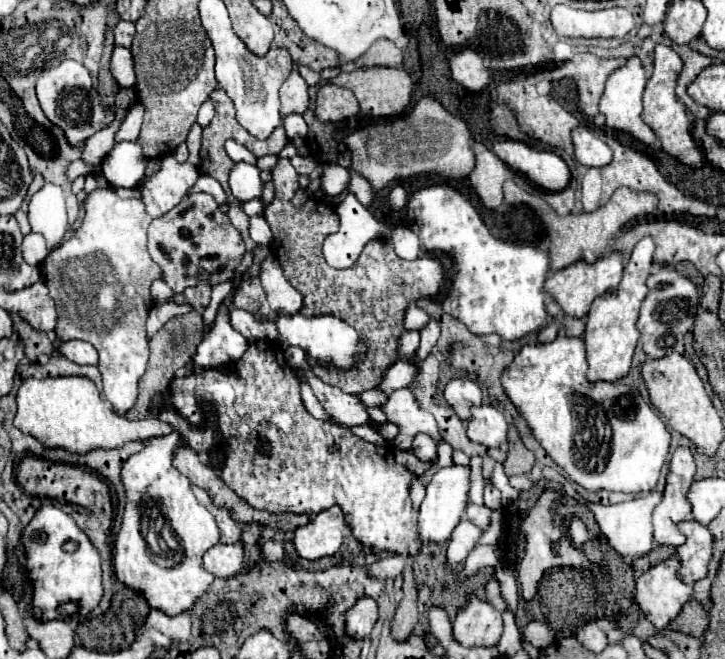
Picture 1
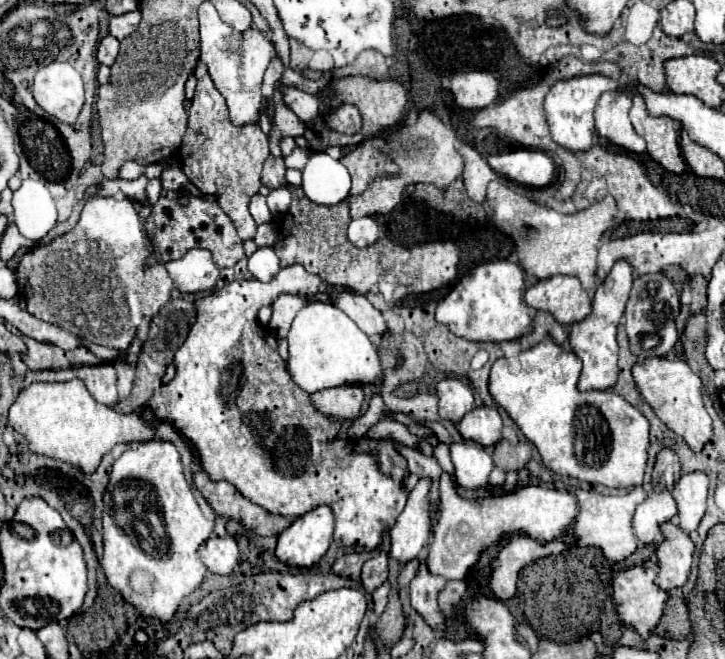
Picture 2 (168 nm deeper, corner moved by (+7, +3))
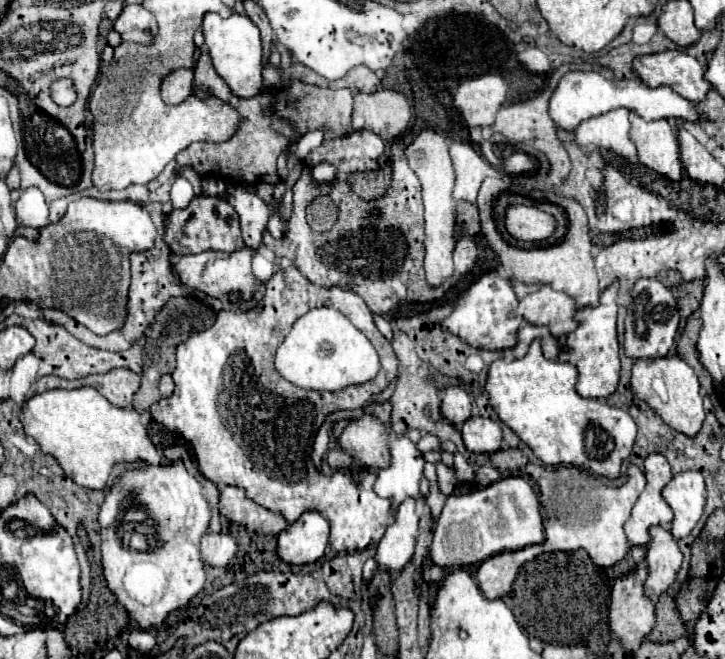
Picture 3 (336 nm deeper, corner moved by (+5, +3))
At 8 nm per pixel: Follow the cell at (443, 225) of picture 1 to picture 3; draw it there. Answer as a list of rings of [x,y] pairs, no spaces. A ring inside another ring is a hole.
[[[486,272],[476,284],[470,286],[470,290],[462,294],[462,298],[458,298],[454,312],[442,320],[442,328],[454,332],[456,336],[462,336],[462,340],[480,350],[514,348],[518,342],[516,332],[524,320],[516,314],[516,306],[518,298],[512,282],[506,278],[498,278],[494,272]]]

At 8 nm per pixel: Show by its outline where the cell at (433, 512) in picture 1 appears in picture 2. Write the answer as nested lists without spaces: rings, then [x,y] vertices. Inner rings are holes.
[[[422,478],[408,494],[406,508],[396,518],[396,524],[390,528],[390,550],[388,556],[406,564],[414,560],[432,538],[432,518],[428,512],[426,492],[430,490],[430,480]]]

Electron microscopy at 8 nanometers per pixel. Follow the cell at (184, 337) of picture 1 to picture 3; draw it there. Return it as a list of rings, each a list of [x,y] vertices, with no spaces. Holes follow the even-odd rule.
[[[178,296],[178,298],[170,298],[162,310],[158,312],[154,324],[150,326],[150,334],[146,336],[146,352],[144,352],[144,374],[142,374],[142,384],[138,388],[138,392],[134,394],[134,410],[136,412],[146,412],[154,402],[160,400],[160,392],[158,392],[158,380],[162,374],[172,374],[174,370],[174,354],[176,354],[176,346],[186,340],[196,328],[194,324],[200,324],[200,330],[204,330],[206,326],[210,326],[214,322],[214,314],[196,302],[194,298],[186,298],[186,296]]]

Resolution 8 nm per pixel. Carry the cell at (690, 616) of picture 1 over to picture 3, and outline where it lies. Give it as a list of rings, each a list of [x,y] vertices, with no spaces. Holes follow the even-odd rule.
[[[662,594],[658,598],[658,624],[650,632],[650,640],[654,642],[672,642],[686,632],[676,602],[670,594]]]

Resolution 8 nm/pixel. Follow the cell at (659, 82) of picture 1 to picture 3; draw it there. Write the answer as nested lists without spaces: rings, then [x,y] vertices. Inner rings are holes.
[[[636,112],[630,114],[630,122],[630,138],[638,148],[638,160],[670,180],[680,180],[682,162],[676,130],[668,122],[644,122]]]

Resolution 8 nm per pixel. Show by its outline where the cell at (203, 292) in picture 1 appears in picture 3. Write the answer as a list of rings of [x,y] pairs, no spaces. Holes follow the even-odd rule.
[[[242,248],[238,252],[226,254],[226,252],[216,252],[216,250],[206,250],[200,254],[190,254],[190,256],[182,256],[176,264],[174,264],[174,272],[180,276],[180,282],[200,290],[208,296],[214,298],[230,298],[230,300],[250,300],[254,290],[256,290],[256,278],[252,276],[252,256],[254,252],[250,248]]]

